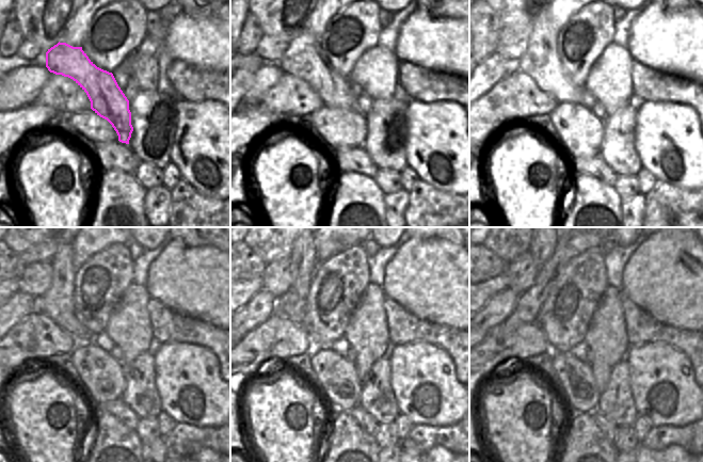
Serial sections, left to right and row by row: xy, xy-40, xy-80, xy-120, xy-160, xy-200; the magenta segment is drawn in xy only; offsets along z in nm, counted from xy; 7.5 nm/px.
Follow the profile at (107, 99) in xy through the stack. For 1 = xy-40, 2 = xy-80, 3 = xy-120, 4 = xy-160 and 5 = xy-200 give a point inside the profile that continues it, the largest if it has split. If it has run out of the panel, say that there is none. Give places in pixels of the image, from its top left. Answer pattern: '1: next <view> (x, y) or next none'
1: next xy-40 (304, 59)
2: next xy-80 (540, 60)
3: next xy-120 (58, 302)
4: next xy-160 (292, 304)
5: next xy-200 (541, 249)

